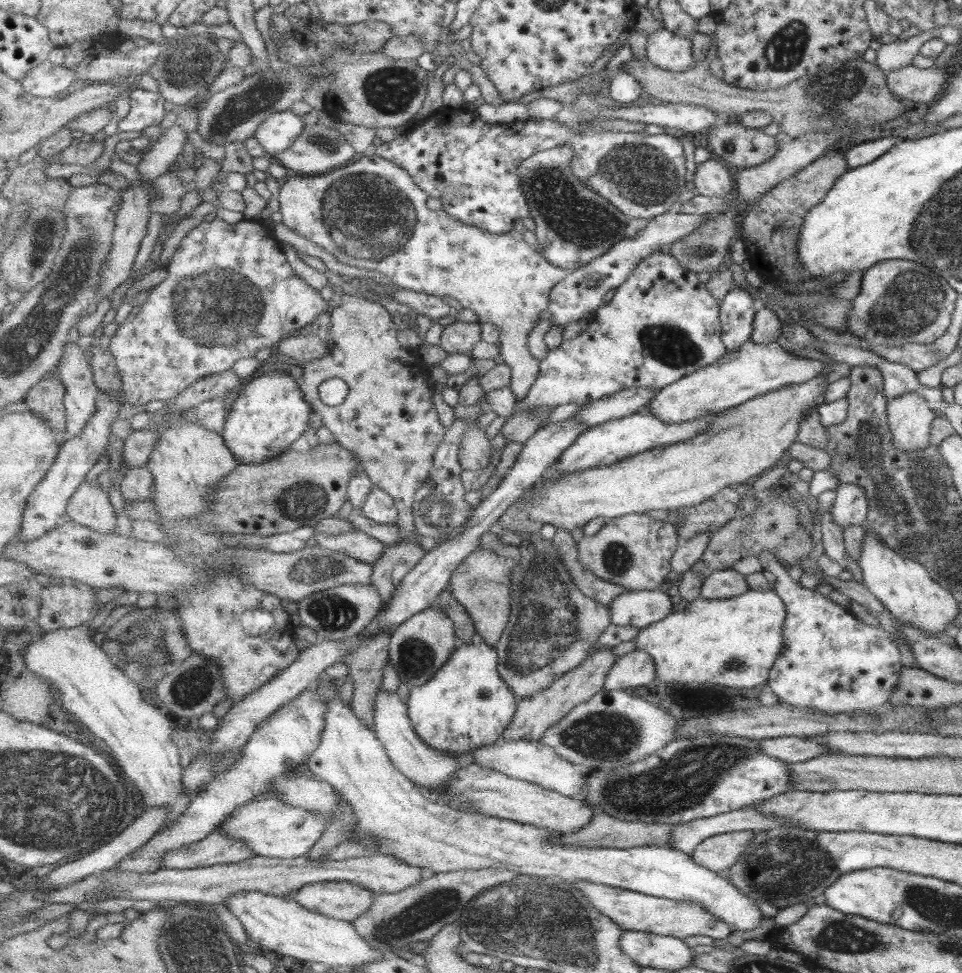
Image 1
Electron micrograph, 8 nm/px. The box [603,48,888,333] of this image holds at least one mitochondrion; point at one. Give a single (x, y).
(825, 99)

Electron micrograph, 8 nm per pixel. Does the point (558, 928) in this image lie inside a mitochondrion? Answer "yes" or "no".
yes

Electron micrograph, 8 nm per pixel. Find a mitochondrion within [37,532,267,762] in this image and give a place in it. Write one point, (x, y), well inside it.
(193, 685)

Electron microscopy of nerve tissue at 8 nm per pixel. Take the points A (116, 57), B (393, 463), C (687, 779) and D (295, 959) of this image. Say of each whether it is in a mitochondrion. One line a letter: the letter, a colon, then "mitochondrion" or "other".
A: other
B: other
C: mitochondrion
D: other

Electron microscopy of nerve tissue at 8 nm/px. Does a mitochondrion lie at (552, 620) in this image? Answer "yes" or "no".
yes

